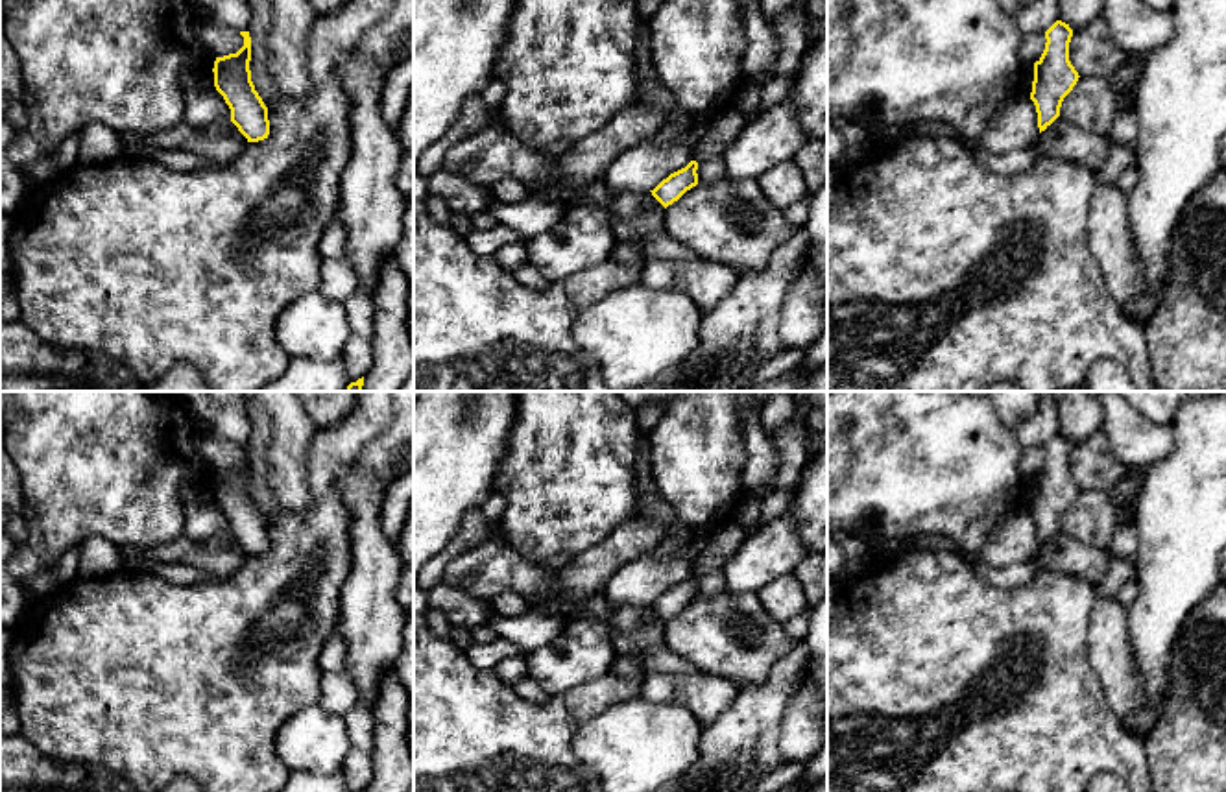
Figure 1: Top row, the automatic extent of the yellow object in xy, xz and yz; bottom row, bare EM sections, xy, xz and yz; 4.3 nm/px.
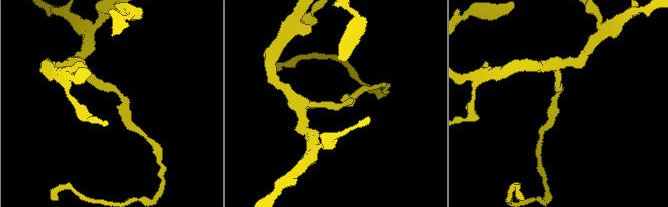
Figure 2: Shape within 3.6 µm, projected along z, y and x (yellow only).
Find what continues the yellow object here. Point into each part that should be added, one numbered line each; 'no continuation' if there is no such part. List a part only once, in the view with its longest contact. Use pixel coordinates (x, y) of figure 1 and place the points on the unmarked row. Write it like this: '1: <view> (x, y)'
no continuation

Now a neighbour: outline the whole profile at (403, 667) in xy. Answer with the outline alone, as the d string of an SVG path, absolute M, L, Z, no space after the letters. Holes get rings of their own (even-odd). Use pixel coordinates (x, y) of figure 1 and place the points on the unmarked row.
M408 613L404 630L403 630L403 650L393 663L395 674L399 681L406 689L410 696L410 711L408 711L408 744L414 762L414 613Z

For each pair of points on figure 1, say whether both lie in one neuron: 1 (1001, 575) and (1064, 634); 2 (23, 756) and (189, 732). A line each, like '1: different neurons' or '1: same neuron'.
1: different neurons
2: different neurons

